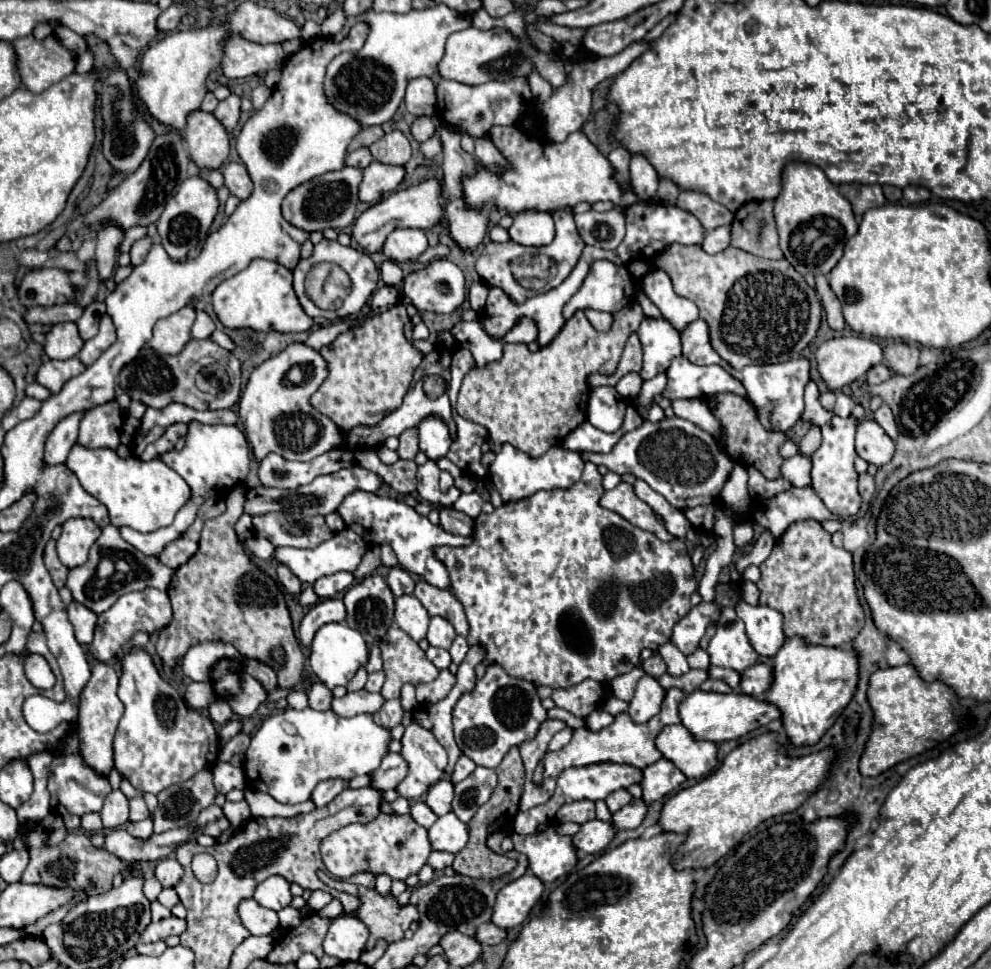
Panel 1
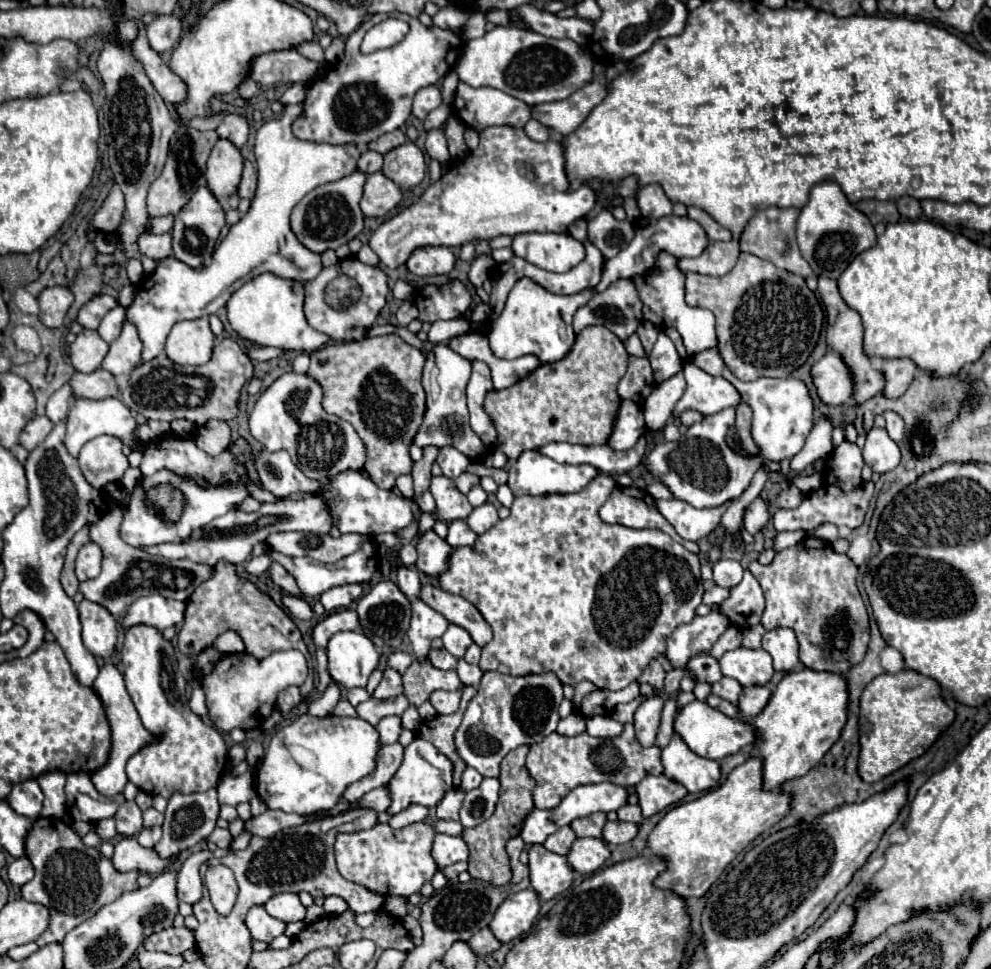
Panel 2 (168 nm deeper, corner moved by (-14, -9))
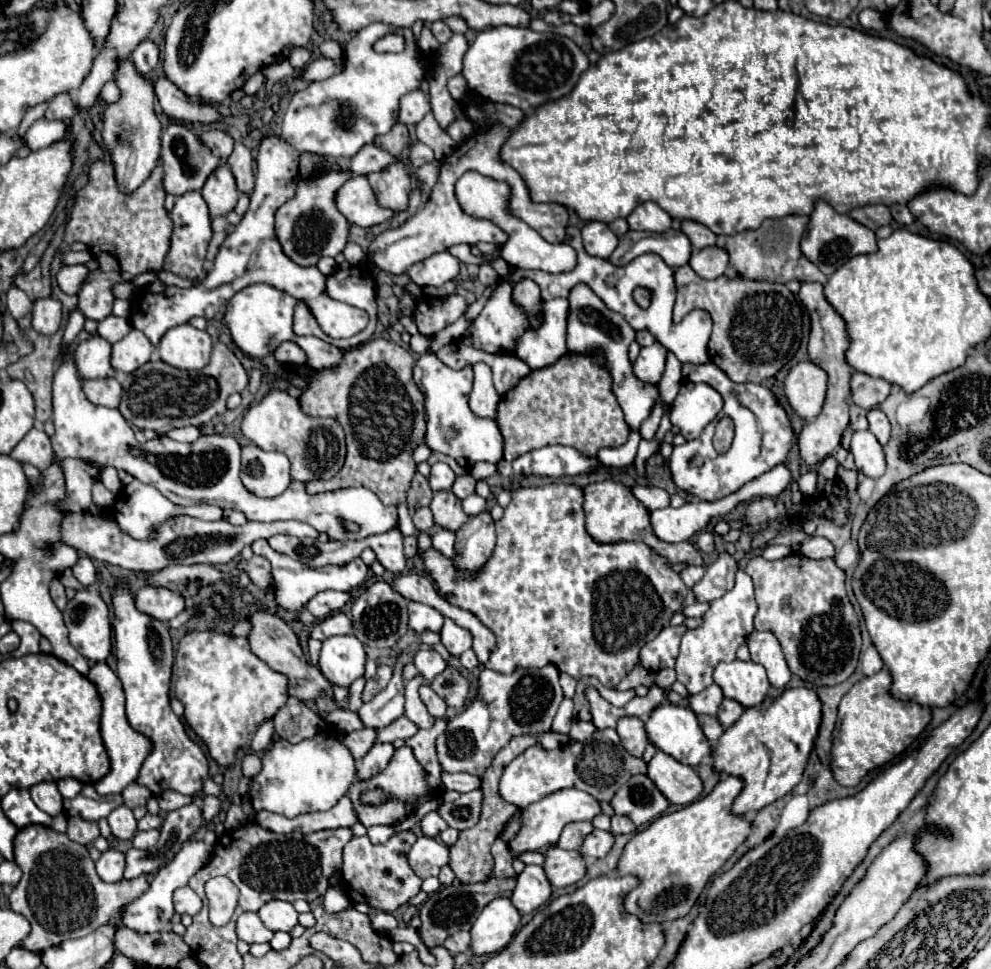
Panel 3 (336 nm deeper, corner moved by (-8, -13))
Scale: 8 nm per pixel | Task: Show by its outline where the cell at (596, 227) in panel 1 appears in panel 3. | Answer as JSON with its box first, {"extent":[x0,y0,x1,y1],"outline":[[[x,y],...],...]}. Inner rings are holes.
{"extent":[581,222,617,258],"outline":[[[587,222],[581,234],[583,234],[583,246],[591,256],[609,258],[617,248],[617,236],[603,222]]]}

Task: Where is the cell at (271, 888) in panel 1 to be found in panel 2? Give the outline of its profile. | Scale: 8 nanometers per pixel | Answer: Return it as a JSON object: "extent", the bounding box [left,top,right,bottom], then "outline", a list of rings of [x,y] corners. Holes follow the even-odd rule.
{"extent":[265,892,305,922],"outline":[[[281,892],[275,894],[267,904],[265,910],[283,922],[297,922],[305,918],[305,906],[301,904],[299,896],[293,892]]]}

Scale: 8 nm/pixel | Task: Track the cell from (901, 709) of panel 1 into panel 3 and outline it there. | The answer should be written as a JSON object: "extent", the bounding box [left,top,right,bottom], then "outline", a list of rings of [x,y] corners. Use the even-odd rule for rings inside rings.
{"extent":[829,668,931,786],"outline":[[[883,668],[877,674],[855,682],[839,704],[843,720],[837,730],[837,740],[833,740],[831,746],[829,768],[841,786],[857,786],[867,772],[901,754],[931,720],[931,712],[927,708],[917,702],[895,700],[889,694],[889,688],[891,674]]]}

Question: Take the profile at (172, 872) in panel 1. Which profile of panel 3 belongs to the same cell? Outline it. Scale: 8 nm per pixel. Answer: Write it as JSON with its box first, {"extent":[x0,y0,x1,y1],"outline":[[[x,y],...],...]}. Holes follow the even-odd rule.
{"extent":[173,886,201,916],"outline":[[[189,886],[177,888],[175,894],[173,894],[173,902],[175,902],[175,912],[177,914],[195,916],[201,910],[201,898]]]}

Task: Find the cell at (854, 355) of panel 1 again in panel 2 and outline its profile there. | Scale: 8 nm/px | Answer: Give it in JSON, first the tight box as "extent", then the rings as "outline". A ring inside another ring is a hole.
{"extent":[813,350,855,406],"outline":[[[833,350],[827,352],[813,368],[813,384],[817,388],[819,398],[829,406],[849,404],[855,394],[855,382],[851,382],[851,370],[839,354]]]}

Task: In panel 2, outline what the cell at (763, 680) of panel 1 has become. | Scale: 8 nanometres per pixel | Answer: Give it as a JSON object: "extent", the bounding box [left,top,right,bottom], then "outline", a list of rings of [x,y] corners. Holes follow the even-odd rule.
{"extent":[739,686,771,720],"outline":[[[749,686],[743,688],[739,698],[739,712],[745,720],[753,720],[769,702],[771,690],[767,686]]]}

